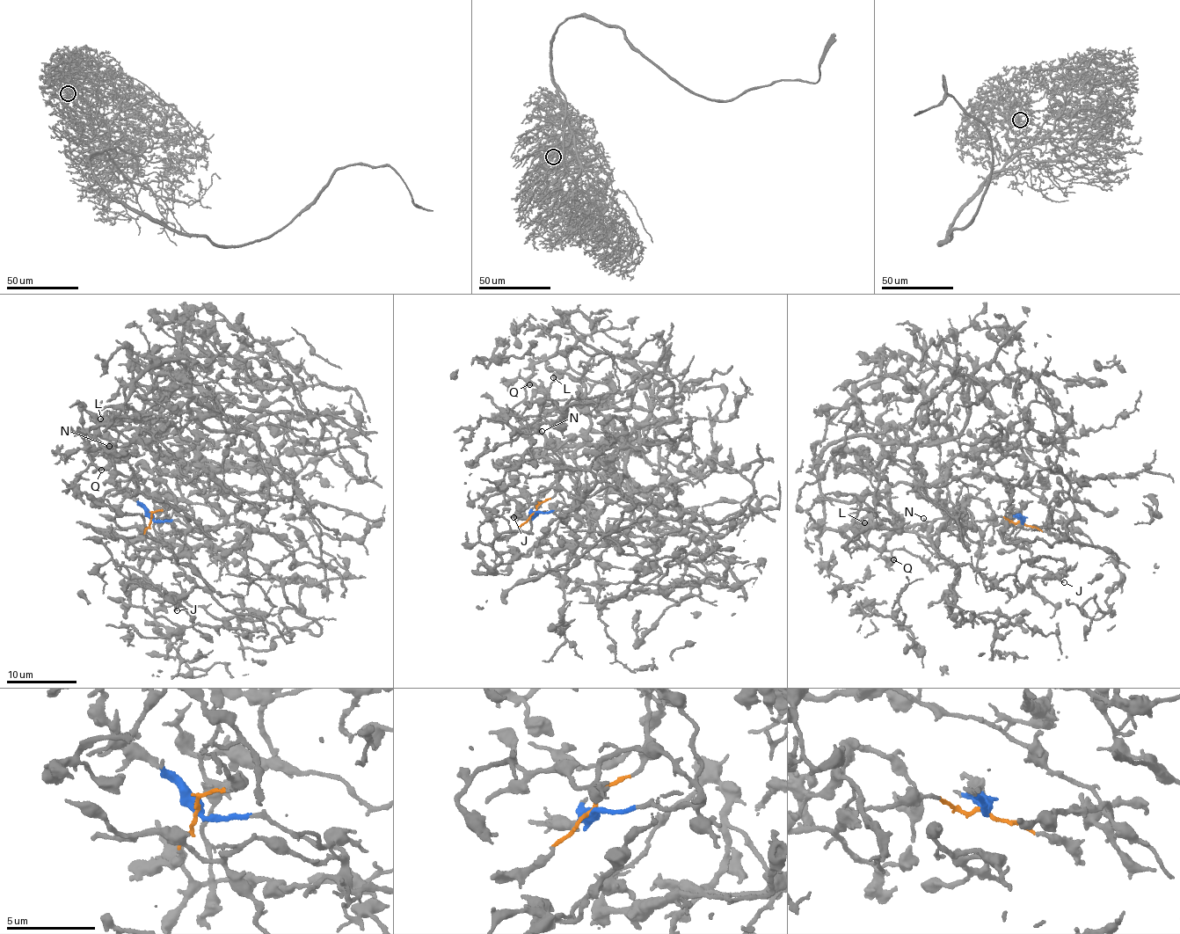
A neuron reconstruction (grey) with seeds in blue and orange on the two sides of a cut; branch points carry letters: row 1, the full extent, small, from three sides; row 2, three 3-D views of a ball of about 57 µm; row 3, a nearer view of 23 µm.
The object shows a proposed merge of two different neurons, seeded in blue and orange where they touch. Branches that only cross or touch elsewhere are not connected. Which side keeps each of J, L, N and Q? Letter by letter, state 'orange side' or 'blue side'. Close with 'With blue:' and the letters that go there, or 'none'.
J: blue side
L: orange side
N: orange side
Q: orange side
With blue: J

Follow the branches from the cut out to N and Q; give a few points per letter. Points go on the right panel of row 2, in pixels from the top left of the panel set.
N: (1021, 521), (999, 516), (968, 523), (960, 529), (922, 536), (913, 529), (925, 525), (927, 521), (922, 517)
Q: (1021, 521), (999, 516), (929, 536), (919, 536), (913, 532), (890, 534), (884, 549), (891, 551), (893, 559)

